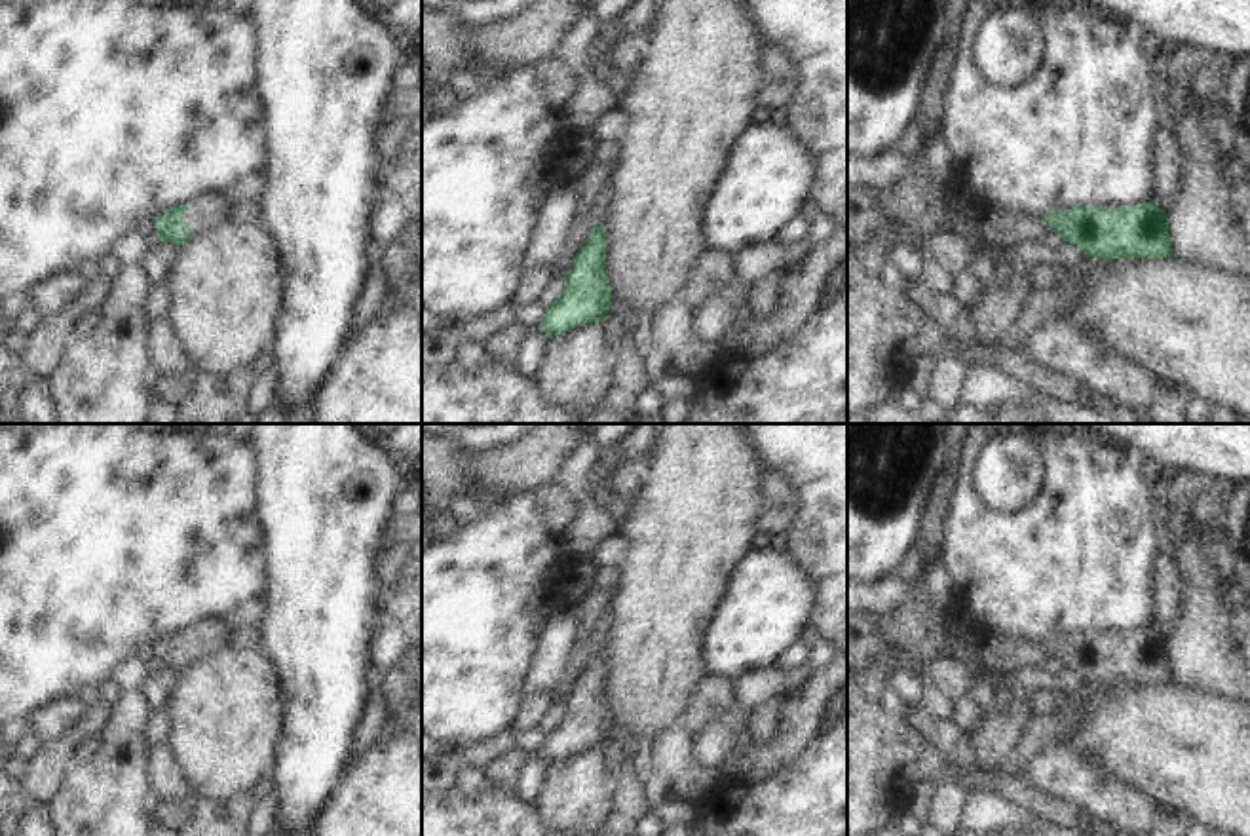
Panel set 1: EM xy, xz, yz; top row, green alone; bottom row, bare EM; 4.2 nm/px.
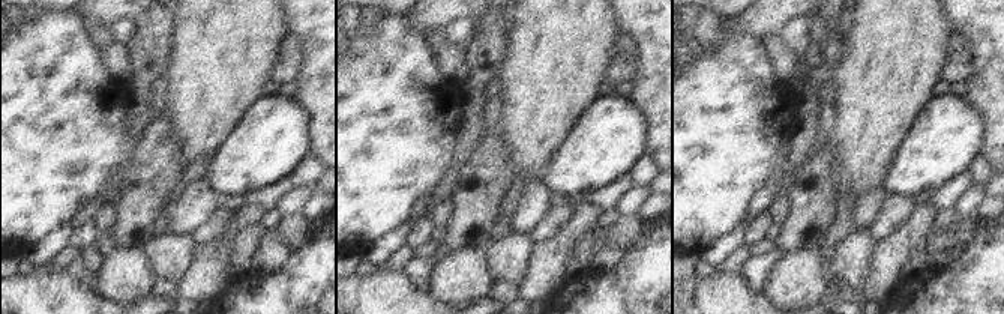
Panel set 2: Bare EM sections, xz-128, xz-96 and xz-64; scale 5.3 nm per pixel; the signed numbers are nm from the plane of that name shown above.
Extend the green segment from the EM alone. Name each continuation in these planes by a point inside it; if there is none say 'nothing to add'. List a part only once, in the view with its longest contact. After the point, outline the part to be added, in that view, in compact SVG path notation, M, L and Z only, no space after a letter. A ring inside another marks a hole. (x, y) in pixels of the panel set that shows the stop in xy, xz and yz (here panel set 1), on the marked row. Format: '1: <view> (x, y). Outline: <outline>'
1: xy (202, 213). Outline: M205 196L188 203L182 220L186 222L188 232L198 236L209 232L222 217L222 211L224 205L218 198Z

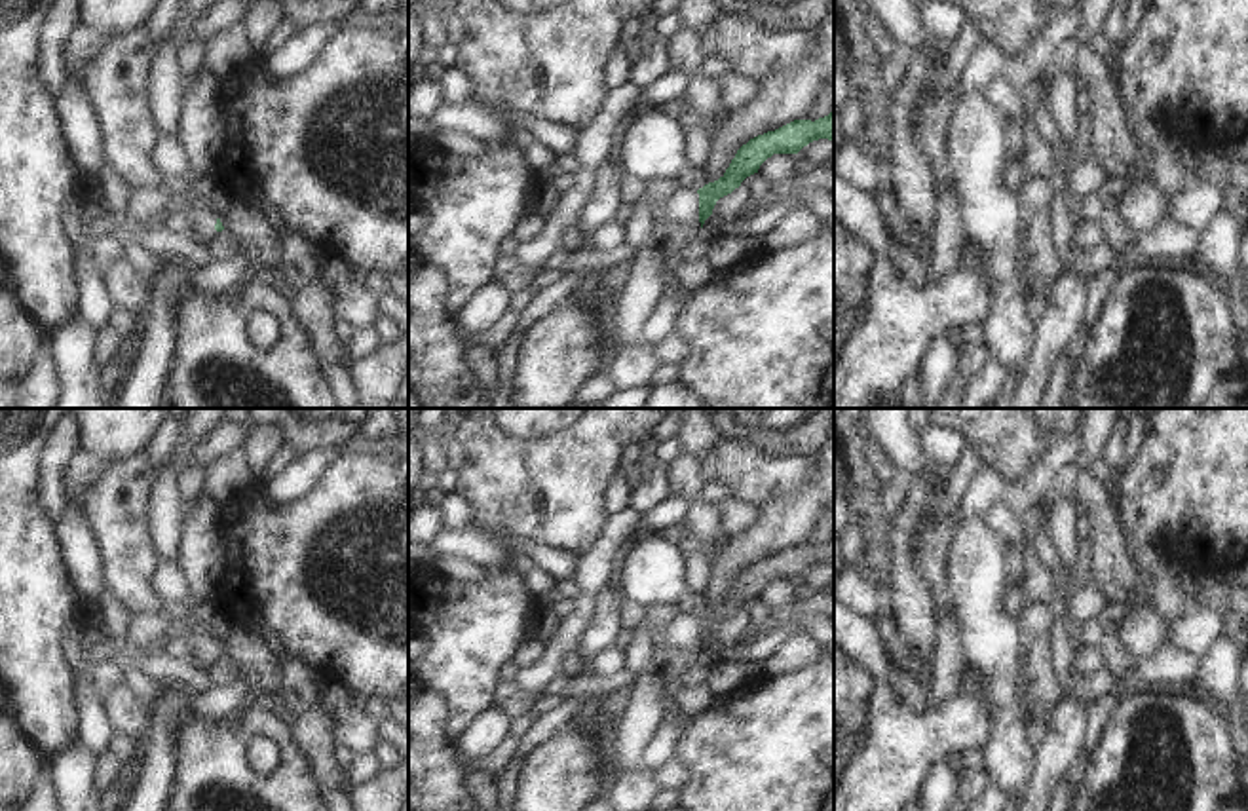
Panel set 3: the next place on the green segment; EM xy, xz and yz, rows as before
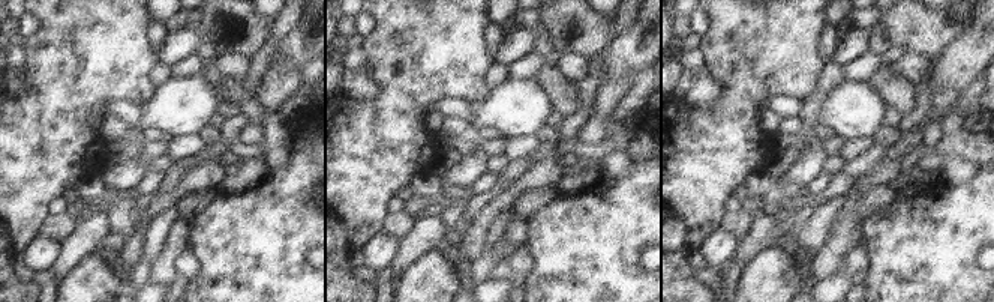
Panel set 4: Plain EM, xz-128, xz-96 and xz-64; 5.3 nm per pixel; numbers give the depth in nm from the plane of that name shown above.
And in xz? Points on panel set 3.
nothing to add

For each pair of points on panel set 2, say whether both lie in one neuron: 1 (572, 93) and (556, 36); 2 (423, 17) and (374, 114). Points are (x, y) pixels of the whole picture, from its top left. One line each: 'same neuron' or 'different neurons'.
1: same neuron
2: different neurons

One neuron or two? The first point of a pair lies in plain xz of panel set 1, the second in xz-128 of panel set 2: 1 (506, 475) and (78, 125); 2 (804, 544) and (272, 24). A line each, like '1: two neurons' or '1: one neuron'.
1: two neurons
2: two neurons

